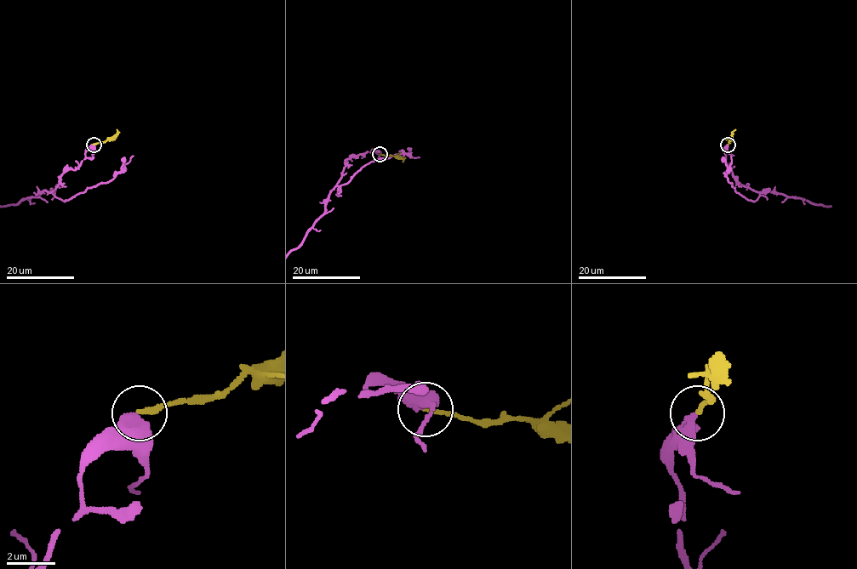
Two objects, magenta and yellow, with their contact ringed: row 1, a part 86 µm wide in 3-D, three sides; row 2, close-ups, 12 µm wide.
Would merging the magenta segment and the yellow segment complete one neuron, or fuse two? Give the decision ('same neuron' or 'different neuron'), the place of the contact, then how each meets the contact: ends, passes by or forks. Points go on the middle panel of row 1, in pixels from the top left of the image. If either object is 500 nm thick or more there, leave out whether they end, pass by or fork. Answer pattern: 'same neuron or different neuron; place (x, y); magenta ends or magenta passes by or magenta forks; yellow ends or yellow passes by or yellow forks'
different neuron; place (379, 154)

